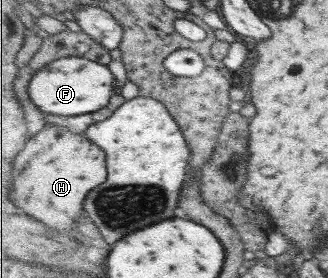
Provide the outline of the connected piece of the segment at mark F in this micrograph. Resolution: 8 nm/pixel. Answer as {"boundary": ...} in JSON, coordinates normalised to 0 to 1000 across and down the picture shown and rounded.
{"boundary":[[[226,201],[168,212],[131,248],[119,248],[113,266],[101,270],[79,335],[95,345],[101,374],[131,396],[131,410],[143,403],[162,417],[247,417],[320,388],[348,338],[348,313],[351,273],[326,234],[265,205]]]}

